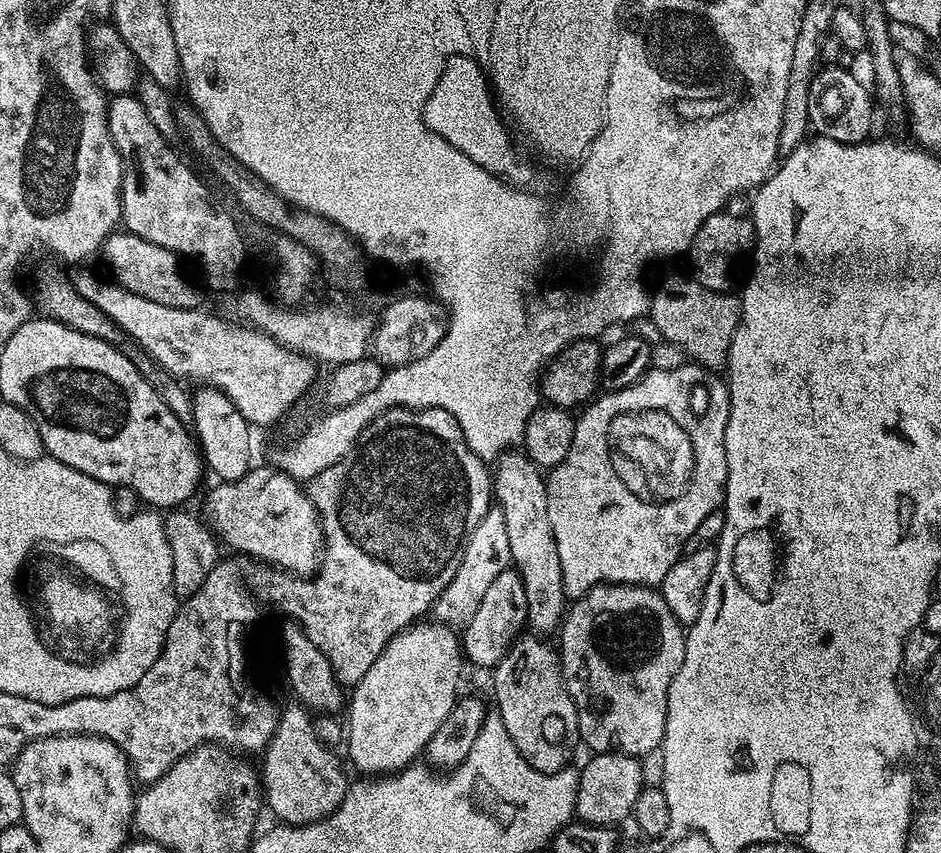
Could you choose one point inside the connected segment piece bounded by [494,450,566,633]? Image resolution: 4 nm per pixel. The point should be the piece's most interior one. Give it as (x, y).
(518, 483)

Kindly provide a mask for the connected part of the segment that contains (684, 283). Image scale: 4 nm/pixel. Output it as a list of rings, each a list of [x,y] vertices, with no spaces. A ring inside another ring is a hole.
[[[668,274],[661,280],[658,290],[656,292],[654,290],[651,295],[648,316],[652,318],[653,324],[662,334],[661,337],[683,349],[691,361],[708,370],[723,369],[728,362],[728,351],[736,333],[736,327],[740,324],[740,300],[728,295],[727,291],[712,292],[695,279],[688,280],[682,276]]]

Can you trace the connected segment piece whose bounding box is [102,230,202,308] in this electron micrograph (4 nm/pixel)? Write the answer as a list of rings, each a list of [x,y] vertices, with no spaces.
[[[113,230],[105,237],[102,245],[104,260],[112,271],[111,279],[121,288],[137,292],[150,302],[162,302],[162,306],[175,308],[200,308],[201,289],[191,284],[180,269],[181,257],[166,250],[166,246],[154,246],[127,230]]]

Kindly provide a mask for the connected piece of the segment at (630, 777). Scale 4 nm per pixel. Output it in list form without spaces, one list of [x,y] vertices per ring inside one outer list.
[[[602,752],[591,757],[585,768],[579,769],[580,781],[576,790],[575,815],[583,823],[597,826],[616,826],[619,820],[628,820],[641,788],[645,787],[641,761],[620,752]]]

